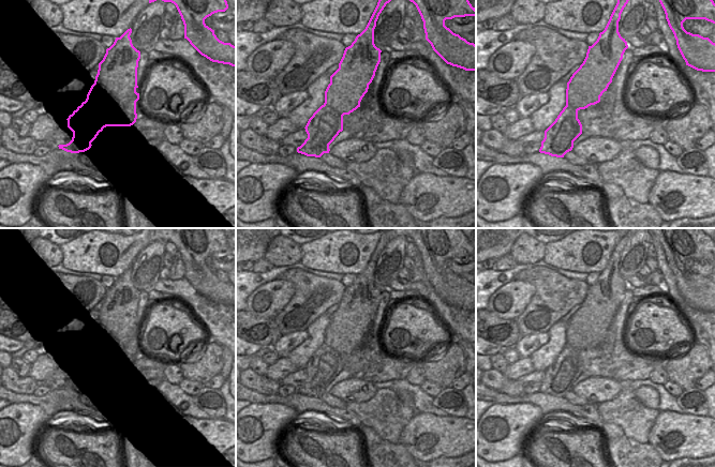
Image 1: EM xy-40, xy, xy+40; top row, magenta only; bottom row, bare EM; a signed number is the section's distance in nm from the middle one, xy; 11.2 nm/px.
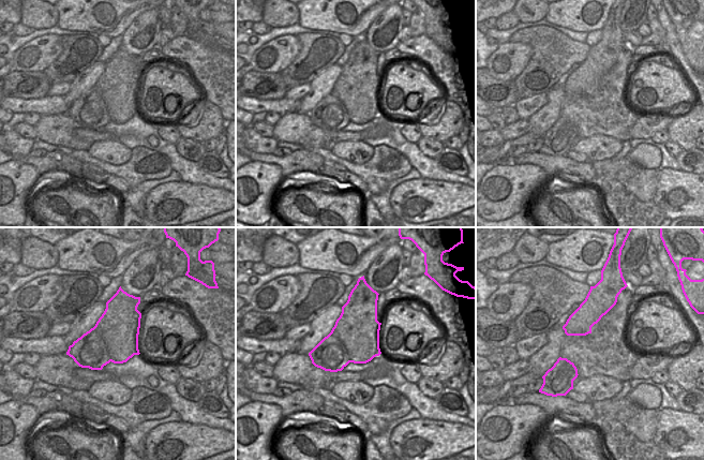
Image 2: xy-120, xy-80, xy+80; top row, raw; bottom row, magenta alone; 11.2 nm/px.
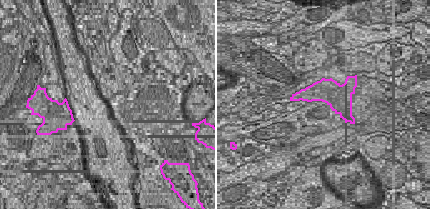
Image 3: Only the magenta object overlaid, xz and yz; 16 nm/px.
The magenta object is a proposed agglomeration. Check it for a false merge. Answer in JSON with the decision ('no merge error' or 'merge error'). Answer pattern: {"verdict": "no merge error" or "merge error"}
{"verdict": "merge error"}

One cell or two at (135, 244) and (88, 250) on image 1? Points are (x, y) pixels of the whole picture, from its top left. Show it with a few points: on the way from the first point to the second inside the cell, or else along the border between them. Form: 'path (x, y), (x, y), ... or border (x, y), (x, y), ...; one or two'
path (123, 250), (100, 250); one

